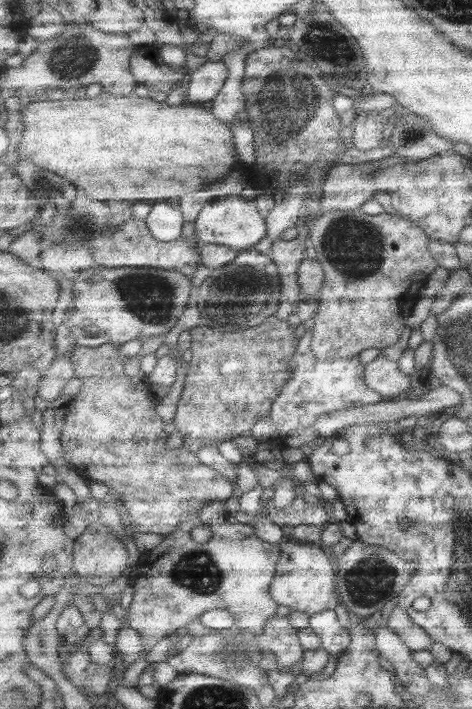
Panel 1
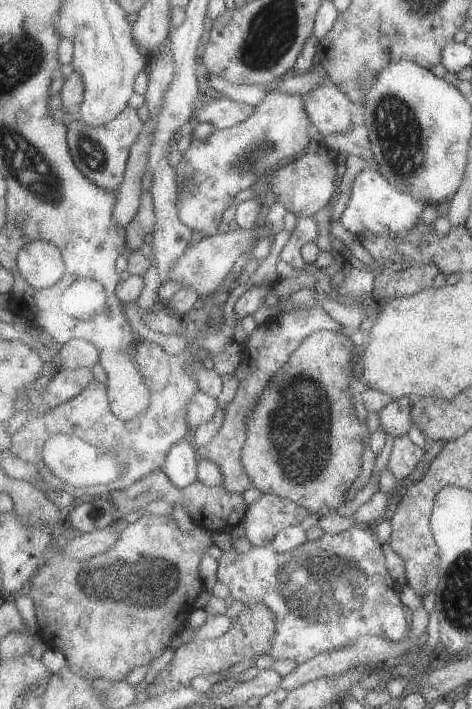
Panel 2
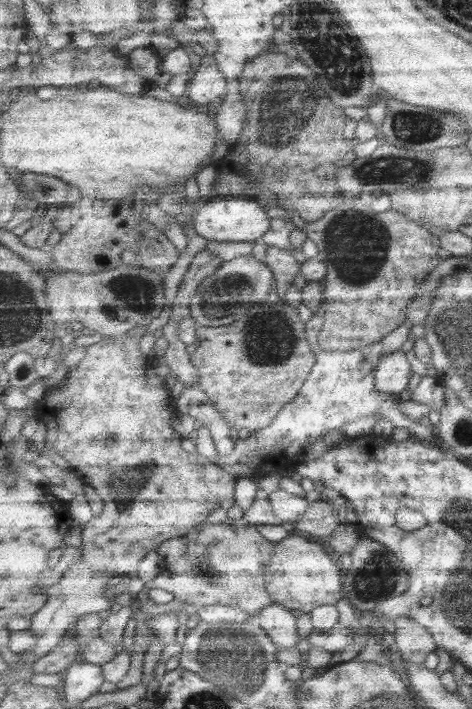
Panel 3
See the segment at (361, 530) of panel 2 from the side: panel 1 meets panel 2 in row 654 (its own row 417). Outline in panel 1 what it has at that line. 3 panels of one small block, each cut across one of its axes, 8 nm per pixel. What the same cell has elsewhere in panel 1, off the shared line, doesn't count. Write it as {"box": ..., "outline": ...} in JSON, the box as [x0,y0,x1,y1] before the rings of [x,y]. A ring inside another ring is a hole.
{"box":[269,330,385,446],"outline":[[[307,330],[307,334],[297,344],[297,354],[293,356],[293,378],[283,386],[281,396],[273,404],[271,420],[279,426],[279,436],[269,440],[275,446],[285,446],[285,438],[297,430],[307,428],[323,416],[333,414],[337,410],[347,410],[351,406],[369,406],[383,402],[385,396],[381,396],[377,390],[371,390],[365,382],[365,370],[367,364],[361,364],[361,360],[355,358],[333,358],[333,360],[321,360],[317,354],[313,354],[313,330]]]}

